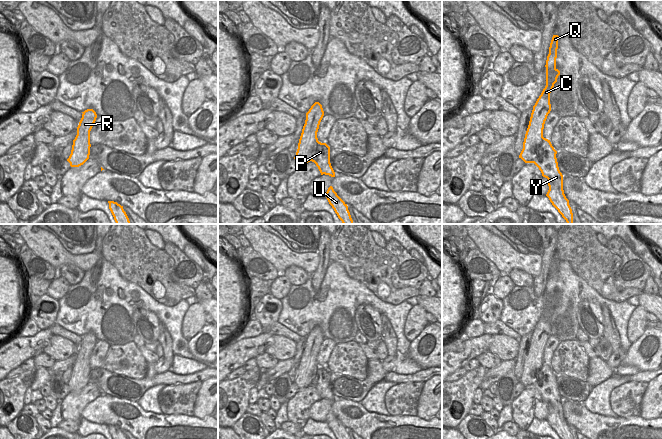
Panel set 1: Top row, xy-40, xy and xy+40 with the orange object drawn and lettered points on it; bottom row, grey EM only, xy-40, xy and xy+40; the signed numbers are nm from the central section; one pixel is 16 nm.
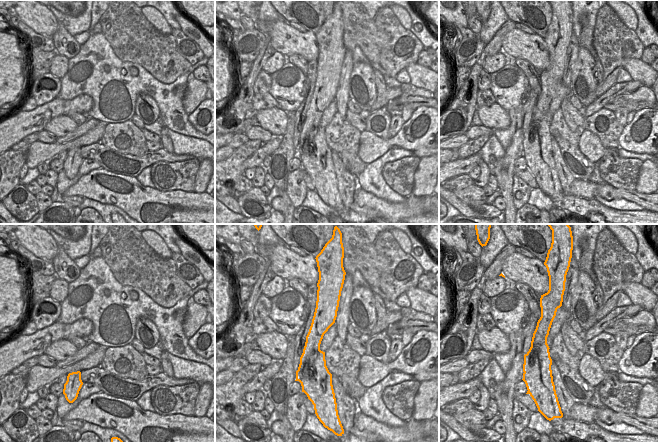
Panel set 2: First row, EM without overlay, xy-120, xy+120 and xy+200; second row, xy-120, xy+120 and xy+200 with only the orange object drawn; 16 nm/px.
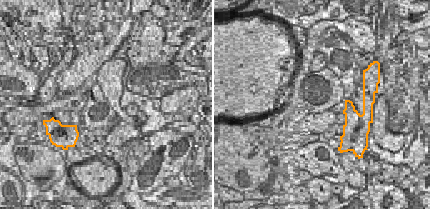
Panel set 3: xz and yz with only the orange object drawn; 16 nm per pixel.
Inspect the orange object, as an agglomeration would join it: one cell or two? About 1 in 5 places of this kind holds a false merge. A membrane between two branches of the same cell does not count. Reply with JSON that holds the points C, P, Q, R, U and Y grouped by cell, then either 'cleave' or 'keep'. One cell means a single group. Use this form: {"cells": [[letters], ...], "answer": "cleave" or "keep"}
{"cells": [["C", "Q", "R"], ["P", "U", "Y"]], "answer": "cleave"}

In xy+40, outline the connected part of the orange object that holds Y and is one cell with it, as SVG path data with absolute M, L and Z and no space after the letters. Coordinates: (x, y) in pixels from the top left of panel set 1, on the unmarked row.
M542 362L540 369L530 372L531 385L539 392L542 400L548 403L549 414L546 420L561 439L573 439L563 414L563 399L556 382L557 375L550 364Z

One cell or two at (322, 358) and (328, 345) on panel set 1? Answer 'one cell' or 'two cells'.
one cell

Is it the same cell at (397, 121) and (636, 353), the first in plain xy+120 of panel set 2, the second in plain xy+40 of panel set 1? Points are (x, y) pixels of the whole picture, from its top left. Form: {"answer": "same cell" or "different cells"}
{"answer": "different cells"}

